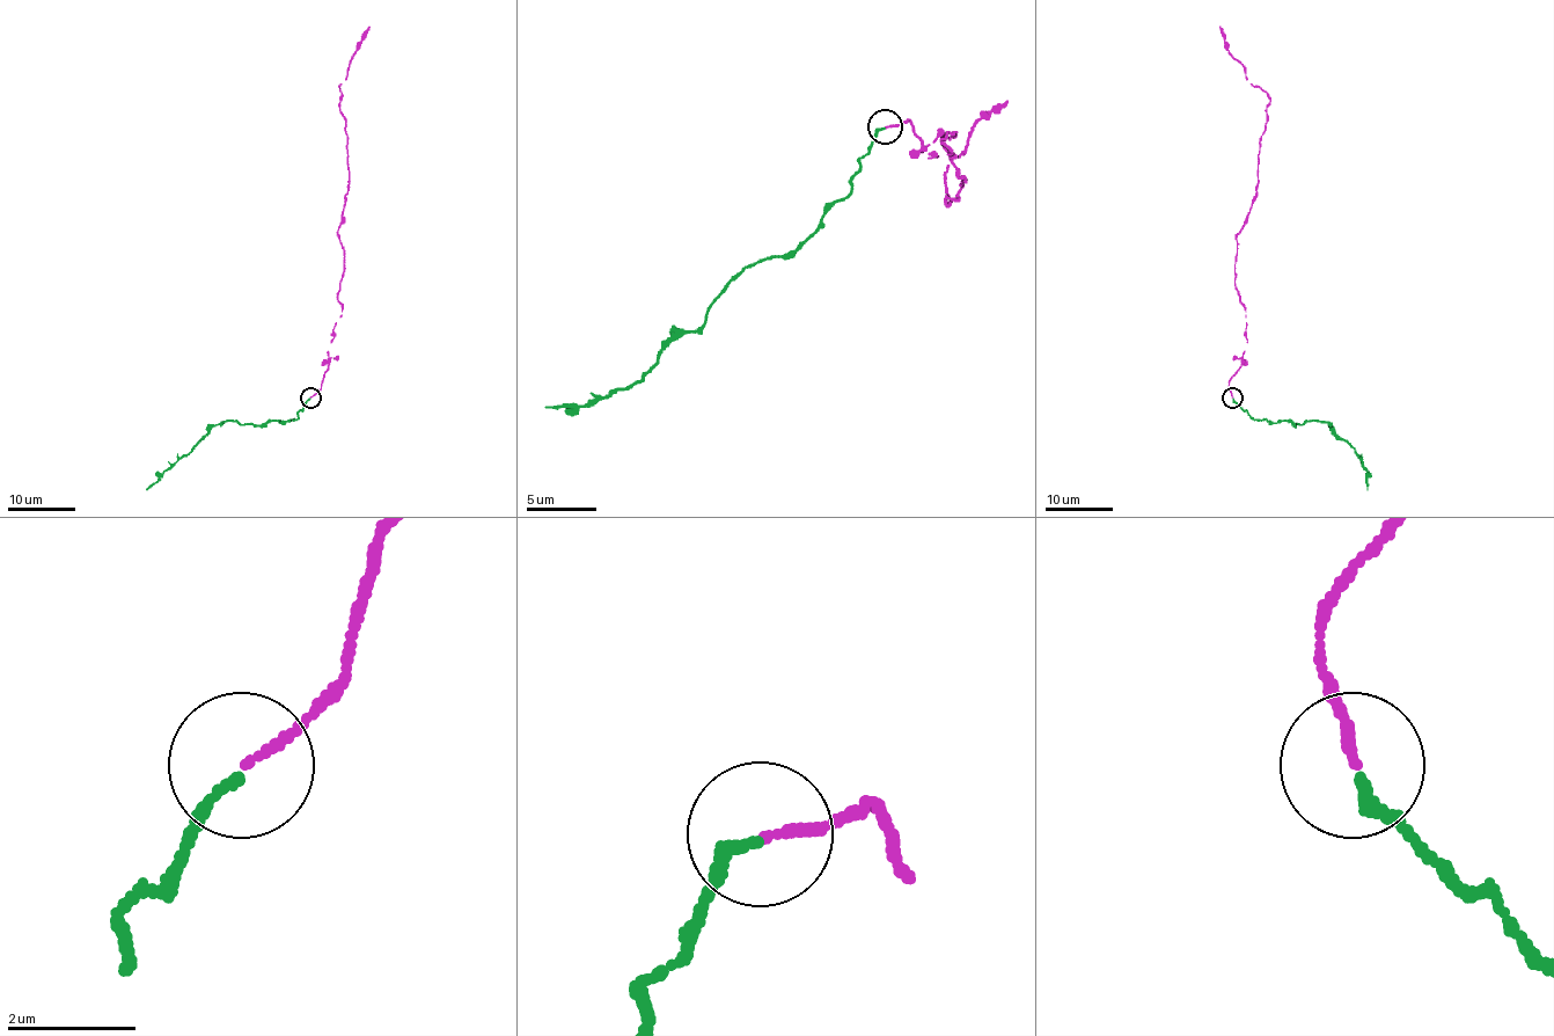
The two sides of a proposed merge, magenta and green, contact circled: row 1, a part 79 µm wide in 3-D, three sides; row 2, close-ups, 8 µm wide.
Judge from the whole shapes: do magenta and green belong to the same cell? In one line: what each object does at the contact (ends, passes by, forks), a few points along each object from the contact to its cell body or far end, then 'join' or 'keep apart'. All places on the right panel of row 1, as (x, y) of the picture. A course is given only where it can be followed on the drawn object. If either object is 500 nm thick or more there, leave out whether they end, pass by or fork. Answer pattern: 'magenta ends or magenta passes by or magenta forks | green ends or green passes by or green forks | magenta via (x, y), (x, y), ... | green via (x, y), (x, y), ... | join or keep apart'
magenta ends | green ends | magenta via (1231, 396), (1246, 337), (1234, 285), (1238, 232), (1256, 194), (1270, 97), (1250, 84), (1219, 27) | green via (1233, 399), (1252, 417), (1292, 424), (1327, 422), (1357, 454), (1365, 471), (1368, 489) | keep apart

